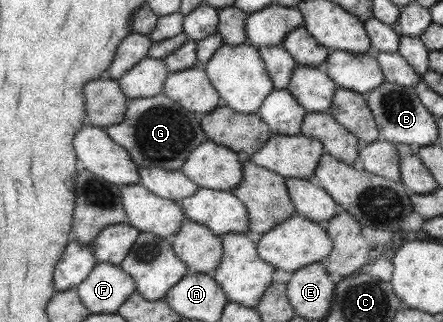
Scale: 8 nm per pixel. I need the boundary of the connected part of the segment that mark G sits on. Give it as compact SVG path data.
M163 93L153 97L128 100L121 123L111 125L104 130L117 145L129 152L131 160L139 167L163 167L163 169L179 170L189 153L199 143L207 141L205 133L199 127L199 121L195 119L195 113L185 111L177 102L170 100Z

